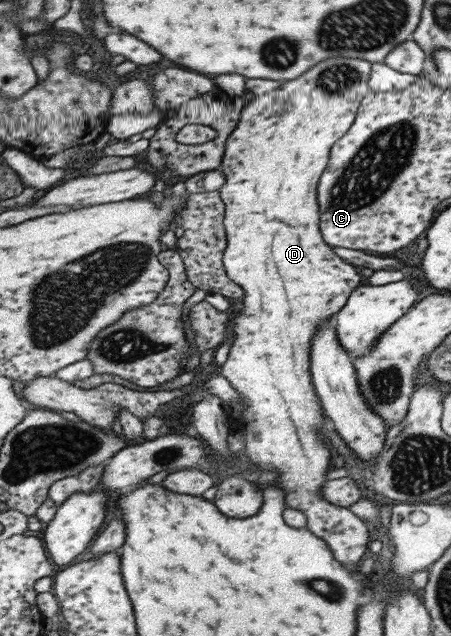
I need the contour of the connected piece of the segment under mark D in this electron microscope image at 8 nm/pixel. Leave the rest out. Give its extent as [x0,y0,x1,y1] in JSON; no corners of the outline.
[218,59,371,565]

